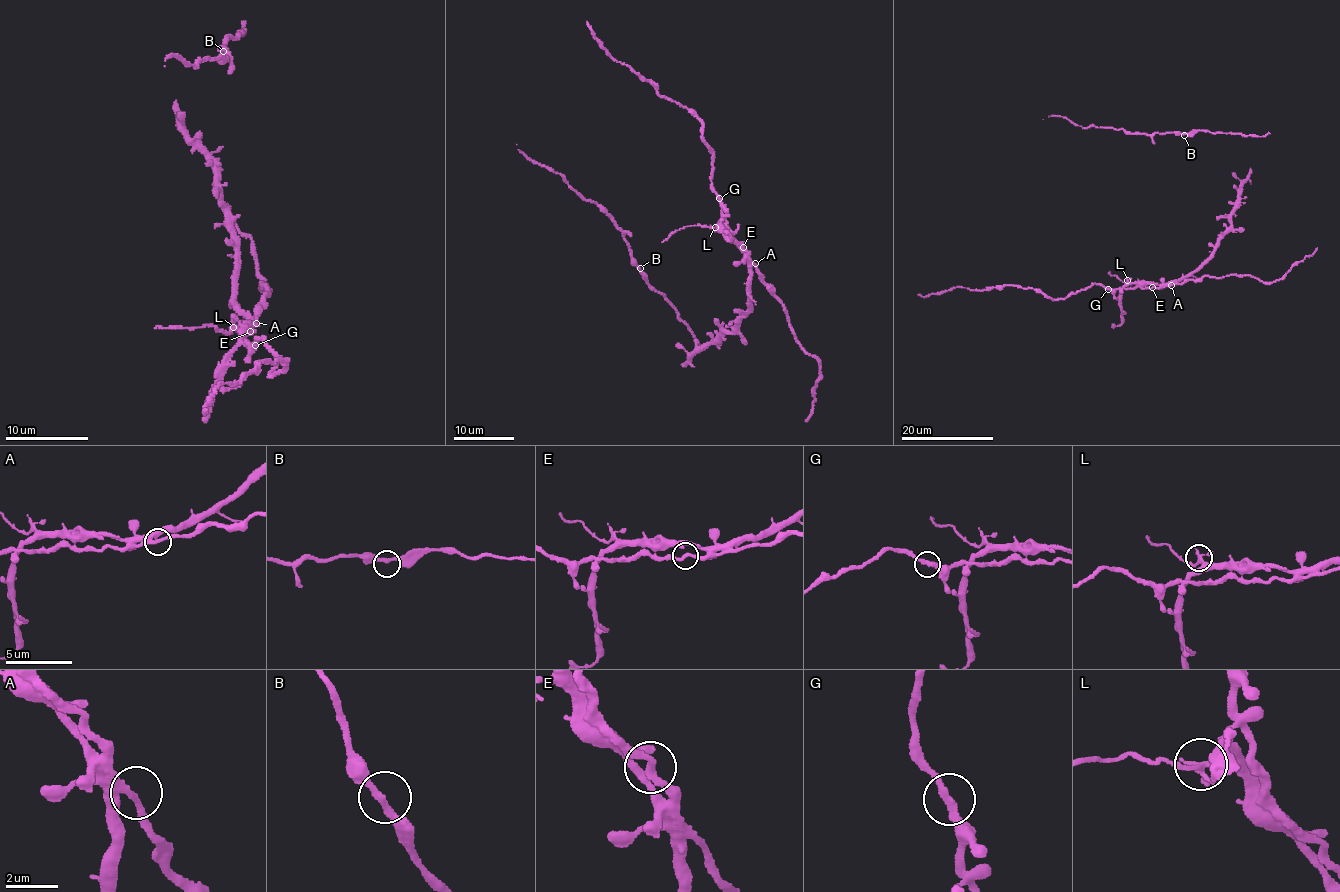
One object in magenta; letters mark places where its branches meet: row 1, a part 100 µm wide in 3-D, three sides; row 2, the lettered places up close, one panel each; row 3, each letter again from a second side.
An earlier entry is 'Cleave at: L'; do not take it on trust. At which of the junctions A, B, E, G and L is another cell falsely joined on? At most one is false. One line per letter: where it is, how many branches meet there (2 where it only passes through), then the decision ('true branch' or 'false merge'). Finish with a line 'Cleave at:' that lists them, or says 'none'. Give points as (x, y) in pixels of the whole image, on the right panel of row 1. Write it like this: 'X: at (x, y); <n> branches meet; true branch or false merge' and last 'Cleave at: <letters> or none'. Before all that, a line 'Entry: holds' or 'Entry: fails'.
Entry: holds
A: at (1171, 285); 2 branches meet; true branch
B: at (1184, 135); 2 branches meet; true branch
E: at (1152, 287); 2 branches meet; true branch
G: at (1108, 289); 2 branches meet; true branch
L: at (1127, 280); 2 branches meet; false merge
Cleave at: L

